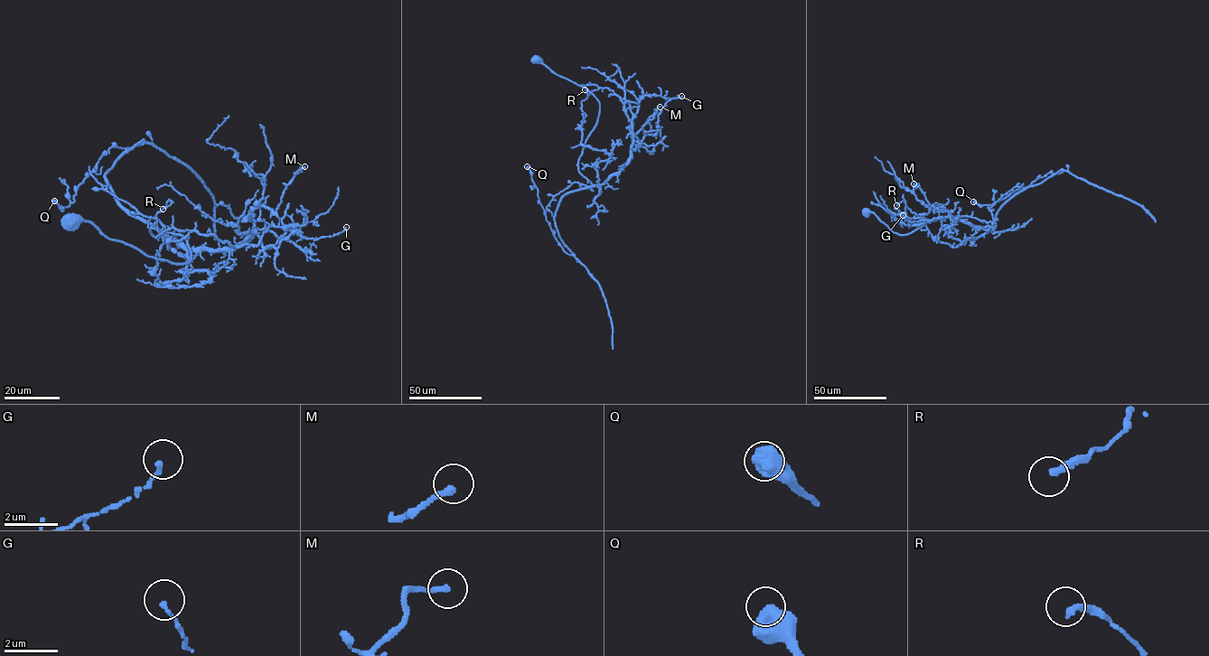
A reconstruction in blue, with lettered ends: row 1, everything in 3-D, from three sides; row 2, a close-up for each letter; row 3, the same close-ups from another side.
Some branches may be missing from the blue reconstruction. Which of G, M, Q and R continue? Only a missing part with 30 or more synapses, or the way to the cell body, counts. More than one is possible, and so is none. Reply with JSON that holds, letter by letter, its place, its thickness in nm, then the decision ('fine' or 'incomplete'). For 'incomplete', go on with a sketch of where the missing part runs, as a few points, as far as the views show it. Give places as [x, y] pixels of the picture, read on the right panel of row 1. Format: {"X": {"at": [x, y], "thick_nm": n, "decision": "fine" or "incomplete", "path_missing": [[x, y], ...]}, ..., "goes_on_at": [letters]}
{"G": {"at": [903, 215], "thick_nm": 150, "decision": "fine"}, "M": {"at": [913, 183], "thick_nm": 220, "decision": "fine"}, "Q": {"at": [973, 201], "thick_nm": 650, "decision": "fine"}, "R": {"at": [896, 205], "thick_nm": 280, "decision": "fine"}, "goes_on_at": []}

